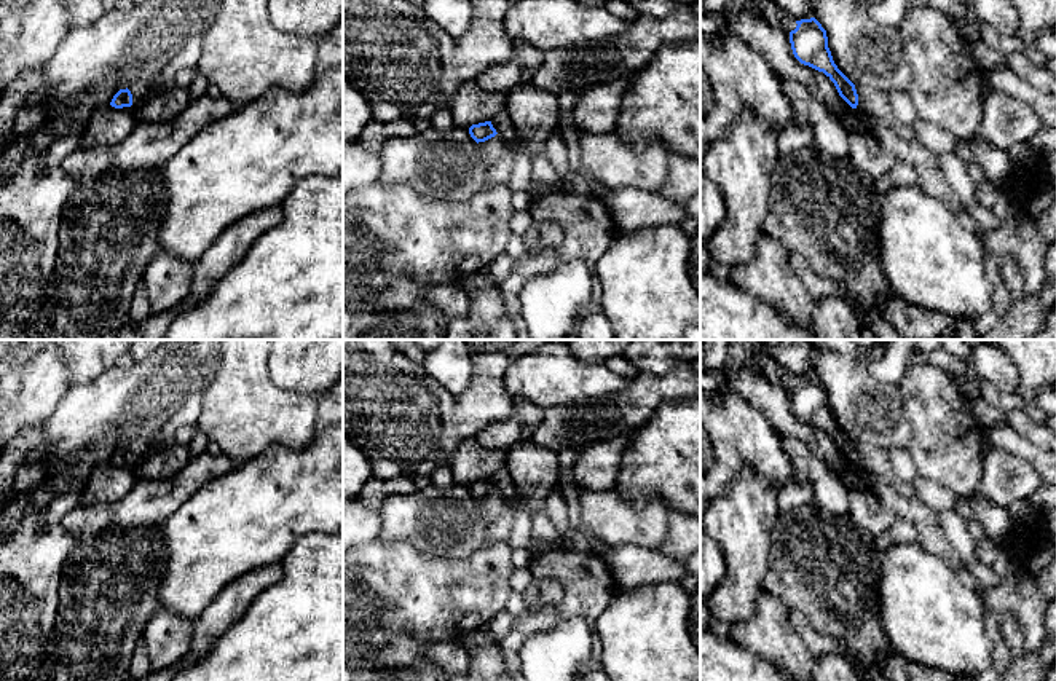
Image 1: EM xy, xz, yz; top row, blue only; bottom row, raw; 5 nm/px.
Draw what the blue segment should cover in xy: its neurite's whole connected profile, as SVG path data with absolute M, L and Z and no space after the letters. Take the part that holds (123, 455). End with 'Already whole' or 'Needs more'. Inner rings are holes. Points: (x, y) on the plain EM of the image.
M145 439L134 440L126 447L120 447L113 453L110 463L115 466L136 469L142 463L142 456L148 450L148 447L150 440Z. Needs more

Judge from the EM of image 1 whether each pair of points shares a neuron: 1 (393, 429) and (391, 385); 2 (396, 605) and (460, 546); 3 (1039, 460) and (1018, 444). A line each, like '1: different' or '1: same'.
1: same
2: different
3: same

